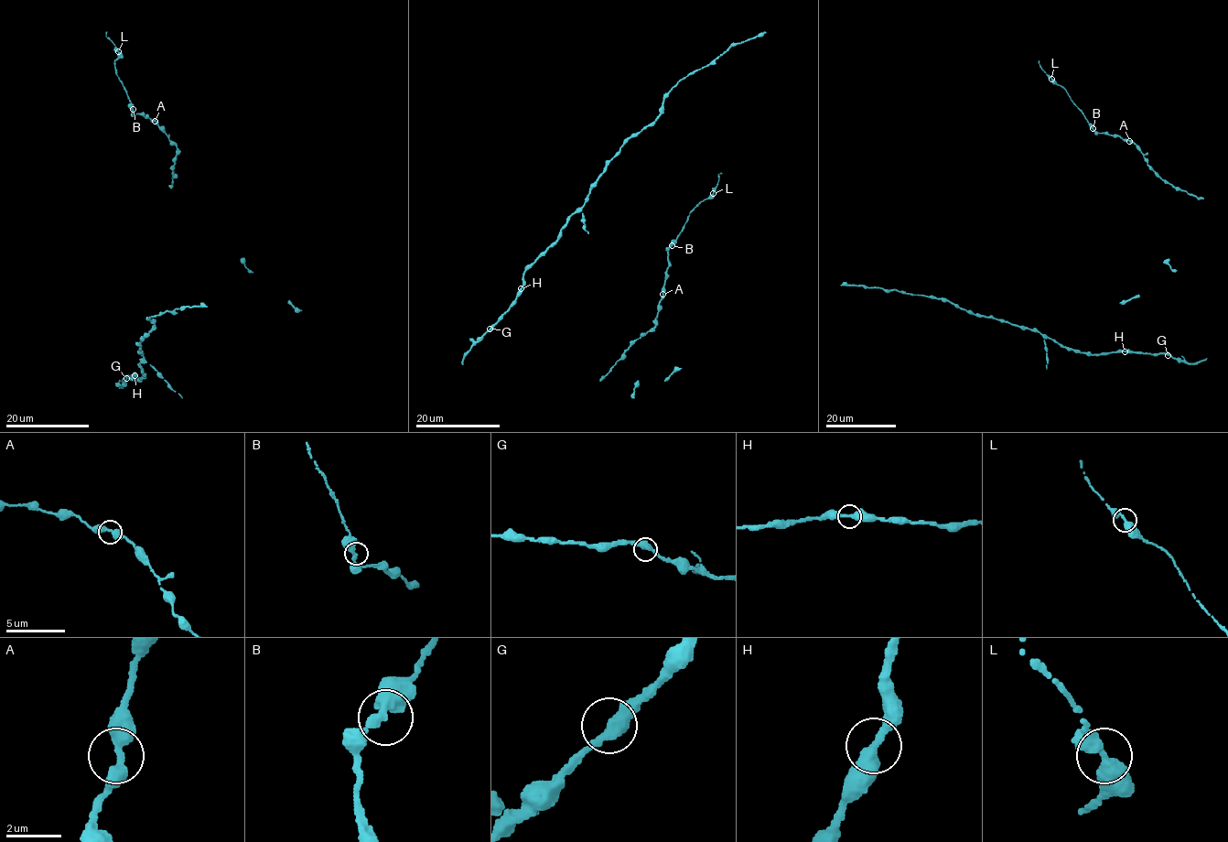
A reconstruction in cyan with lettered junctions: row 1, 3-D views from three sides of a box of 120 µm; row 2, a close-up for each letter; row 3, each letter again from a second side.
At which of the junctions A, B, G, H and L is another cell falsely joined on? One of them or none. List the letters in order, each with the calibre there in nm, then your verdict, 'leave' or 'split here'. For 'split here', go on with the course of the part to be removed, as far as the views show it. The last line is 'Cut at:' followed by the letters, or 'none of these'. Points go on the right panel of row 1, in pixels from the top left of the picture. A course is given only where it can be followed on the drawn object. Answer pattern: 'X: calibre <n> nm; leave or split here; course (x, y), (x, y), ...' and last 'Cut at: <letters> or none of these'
A: calibre 380 nm; leave
B: calibre 320 nm; leave
G: calibre 400 nm; leave
H: calibre 360 nm; leave
L: calibre 360 nm; leave
Cut at: none of these

